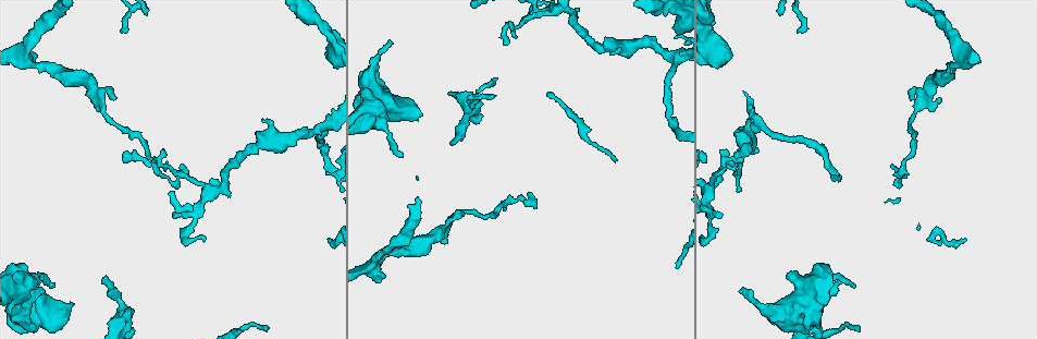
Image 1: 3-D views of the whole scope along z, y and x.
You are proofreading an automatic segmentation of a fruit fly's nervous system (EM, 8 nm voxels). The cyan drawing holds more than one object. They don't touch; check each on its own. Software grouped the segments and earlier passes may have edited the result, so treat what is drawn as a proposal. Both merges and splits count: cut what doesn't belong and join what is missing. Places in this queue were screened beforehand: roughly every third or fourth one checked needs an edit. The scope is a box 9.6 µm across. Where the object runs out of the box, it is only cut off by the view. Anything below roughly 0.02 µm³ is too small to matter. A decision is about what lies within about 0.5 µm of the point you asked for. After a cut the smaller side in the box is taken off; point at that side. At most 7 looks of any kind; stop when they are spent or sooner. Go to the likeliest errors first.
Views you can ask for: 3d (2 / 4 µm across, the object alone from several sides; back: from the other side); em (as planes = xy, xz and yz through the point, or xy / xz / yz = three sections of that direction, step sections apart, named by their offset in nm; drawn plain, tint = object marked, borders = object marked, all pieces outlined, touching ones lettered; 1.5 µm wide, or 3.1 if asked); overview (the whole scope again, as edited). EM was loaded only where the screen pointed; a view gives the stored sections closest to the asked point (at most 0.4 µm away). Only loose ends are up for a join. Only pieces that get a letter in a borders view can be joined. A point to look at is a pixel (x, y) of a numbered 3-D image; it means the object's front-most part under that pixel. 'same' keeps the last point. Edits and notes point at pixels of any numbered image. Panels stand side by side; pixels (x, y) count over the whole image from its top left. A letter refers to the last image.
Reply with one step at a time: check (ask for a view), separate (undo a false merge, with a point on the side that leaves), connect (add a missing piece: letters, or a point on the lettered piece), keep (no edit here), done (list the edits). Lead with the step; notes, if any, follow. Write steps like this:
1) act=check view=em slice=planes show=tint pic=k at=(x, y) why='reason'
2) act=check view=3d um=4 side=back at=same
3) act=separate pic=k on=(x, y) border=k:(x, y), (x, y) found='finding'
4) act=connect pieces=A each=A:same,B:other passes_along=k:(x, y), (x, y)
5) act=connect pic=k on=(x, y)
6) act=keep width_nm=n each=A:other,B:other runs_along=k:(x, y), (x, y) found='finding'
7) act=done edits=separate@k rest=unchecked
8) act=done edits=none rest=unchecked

act=check view=em slice=xy step=8 show=borders pic=1 at=(452, 144) why='branch stops here'

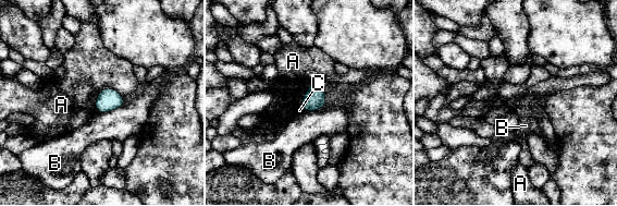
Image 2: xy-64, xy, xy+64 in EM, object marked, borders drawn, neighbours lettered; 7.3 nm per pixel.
act=check view=em slice=planes show=borders at=same

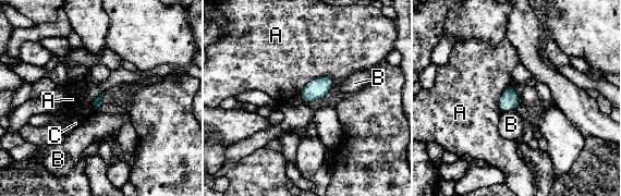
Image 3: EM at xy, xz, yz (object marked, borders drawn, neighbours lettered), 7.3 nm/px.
act=keep longest_contact=A:300nm each=A:other,B:other,C:other border=3:(92, 105), (95, 109) found='none of them fits'

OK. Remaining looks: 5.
act=check view=3d um=4 side=back pic=1 at=(739, 292)

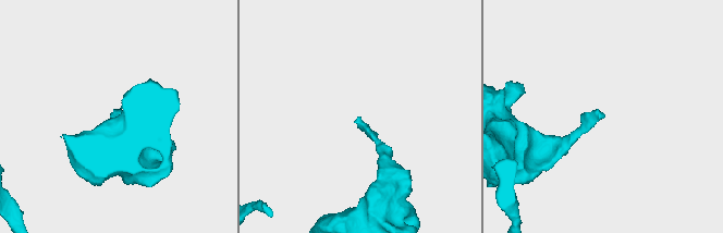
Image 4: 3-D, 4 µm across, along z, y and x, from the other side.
act=check view=em slice=planes show=borders pic=4 at=(111, 117) why='shape alone is not enough'

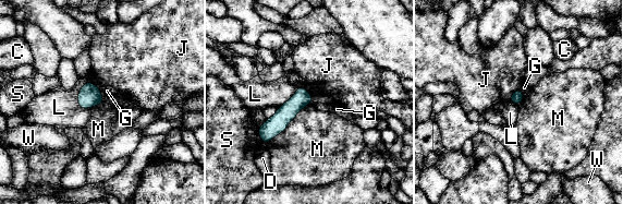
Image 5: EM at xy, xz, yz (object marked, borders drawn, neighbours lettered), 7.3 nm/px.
act=keep each=C:other,D:other,G:other,J:other,L:other,M:other,S:other,W:other runs_along=5:(302, 90), (302, 97), (264, 140) found='none of them fits'

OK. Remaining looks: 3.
act=check view=em slice=planes show=borders pic=1 at=(720, 213) why='branch stops here'

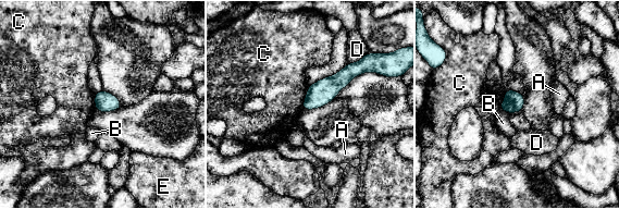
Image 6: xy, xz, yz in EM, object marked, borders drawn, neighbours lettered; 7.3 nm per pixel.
act=keep width_nm=150 each=A:other,B:other,C:other,D:other,E:other border=6:(309, 86), (301, 109) found='none of them fits'

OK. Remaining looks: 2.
act=done edits=none rest=unchecked

